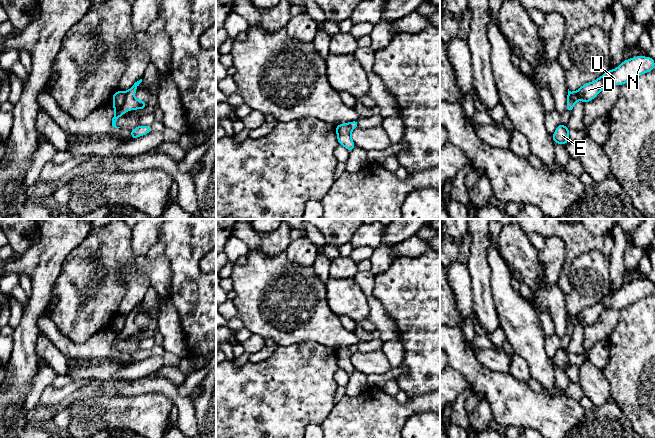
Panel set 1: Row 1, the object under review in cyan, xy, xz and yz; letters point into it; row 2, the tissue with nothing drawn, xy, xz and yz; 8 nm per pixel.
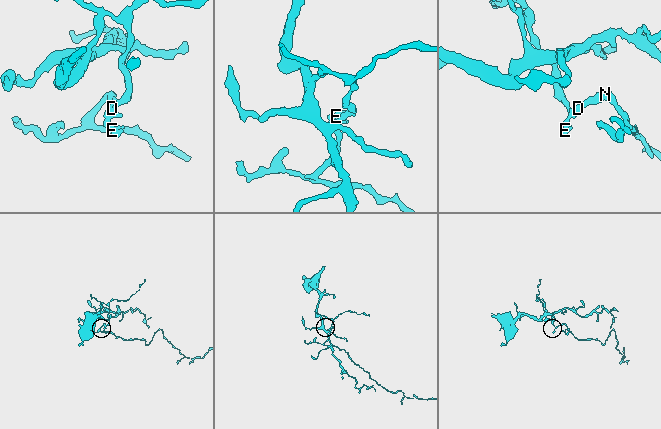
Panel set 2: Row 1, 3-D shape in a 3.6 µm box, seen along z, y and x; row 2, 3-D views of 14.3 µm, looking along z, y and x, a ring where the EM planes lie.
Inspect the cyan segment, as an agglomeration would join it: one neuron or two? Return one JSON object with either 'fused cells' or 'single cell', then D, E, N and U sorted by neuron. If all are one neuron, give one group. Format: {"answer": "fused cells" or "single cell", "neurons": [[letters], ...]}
{"answer": "fused cells", "neurons": [["D", "N", "U"], ["E"]]}

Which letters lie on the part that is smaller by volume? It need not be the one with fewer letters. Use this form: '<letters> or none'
D, N, U

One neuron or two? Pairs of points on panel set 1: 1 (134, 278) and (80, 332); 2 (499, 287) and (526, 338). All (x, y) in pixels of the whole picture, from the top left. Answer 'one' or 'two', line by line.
1: two
2: one

